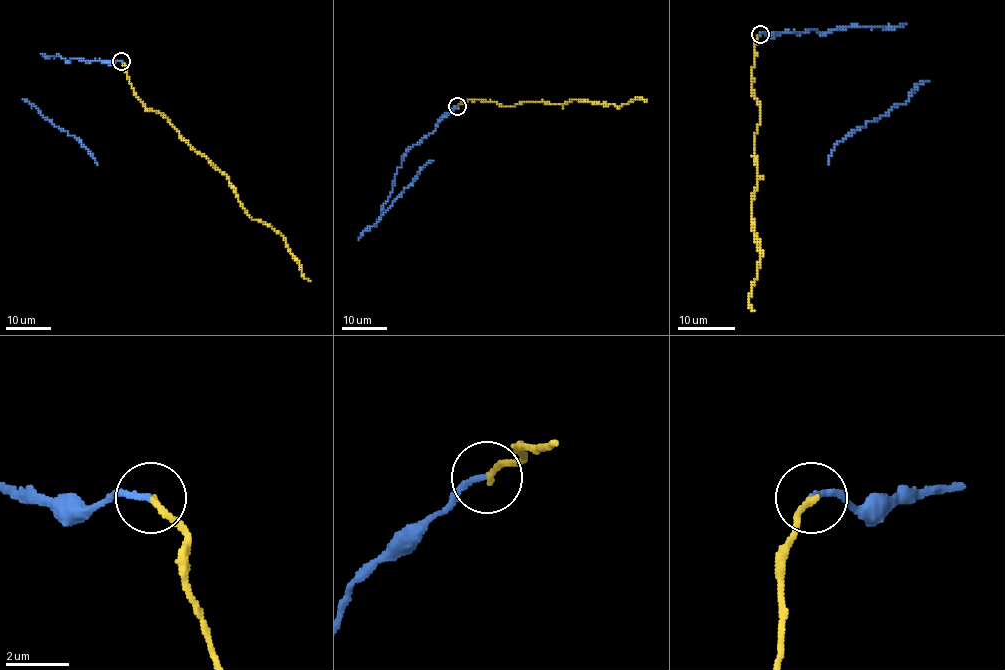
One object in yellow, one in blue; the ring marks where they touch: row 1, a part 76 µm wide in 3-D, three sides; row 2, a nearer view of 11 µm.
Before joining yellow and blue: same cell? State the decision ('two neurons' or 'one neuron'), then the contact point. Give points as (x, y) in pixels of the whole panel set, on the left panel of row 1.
two neurons; at (121, 61)

